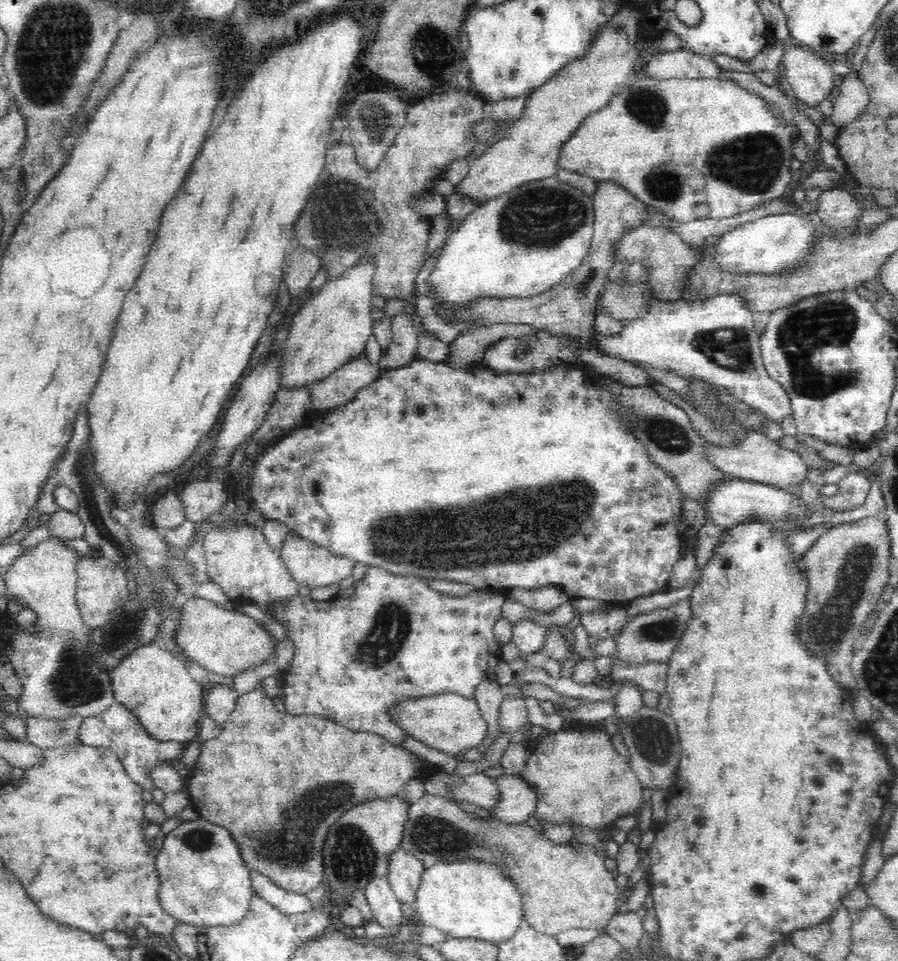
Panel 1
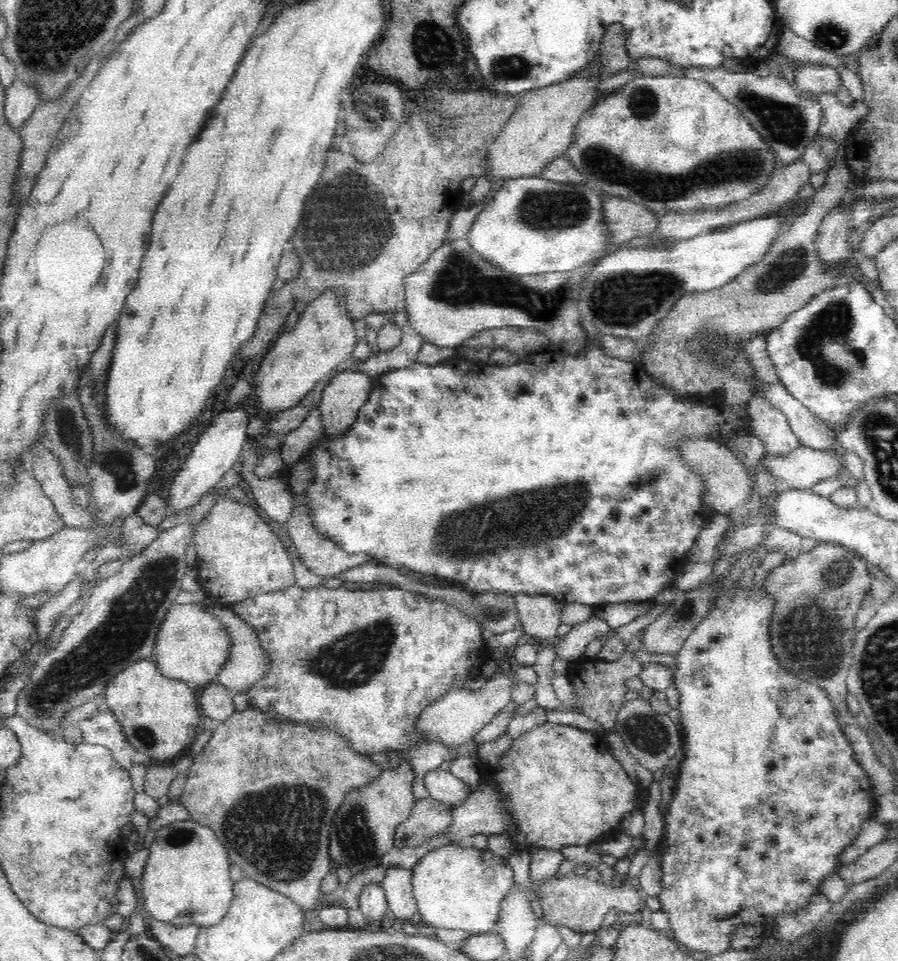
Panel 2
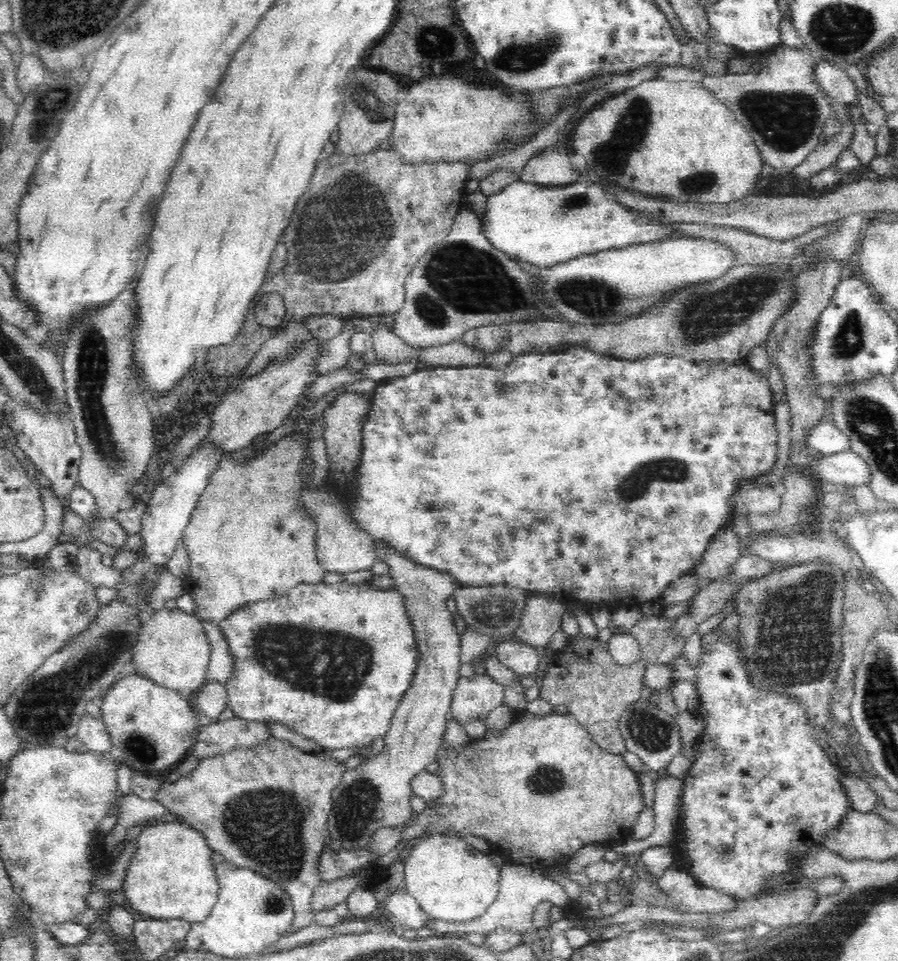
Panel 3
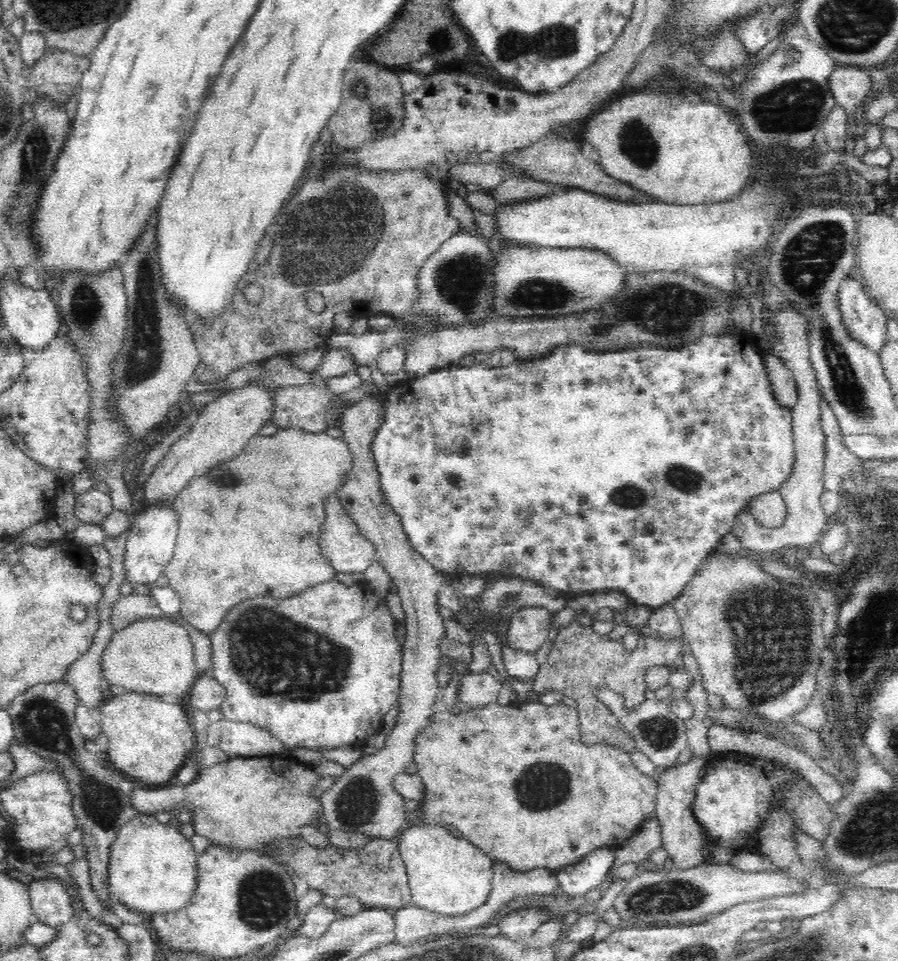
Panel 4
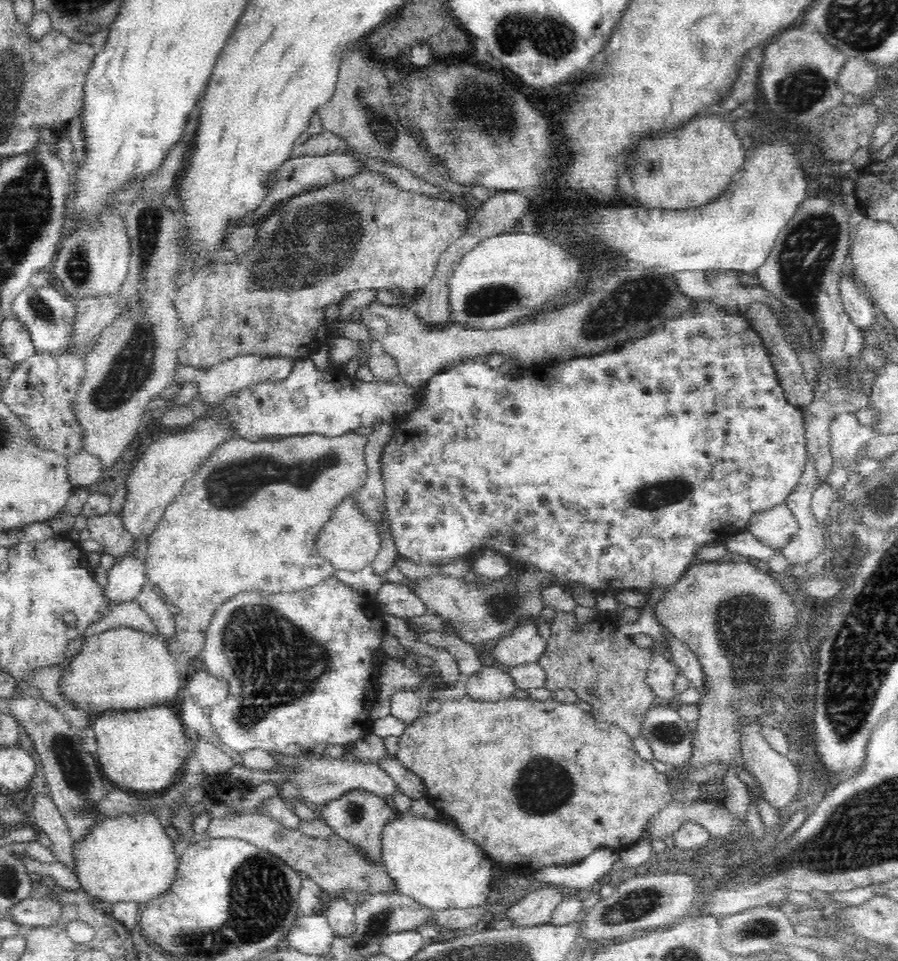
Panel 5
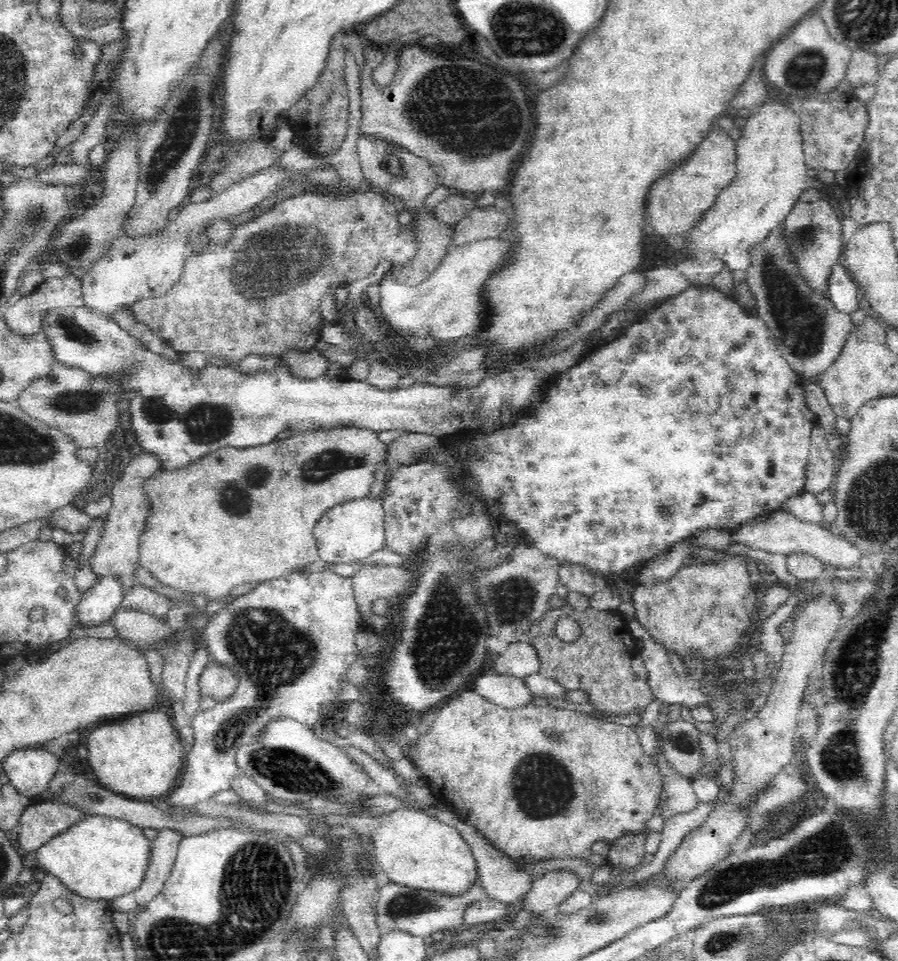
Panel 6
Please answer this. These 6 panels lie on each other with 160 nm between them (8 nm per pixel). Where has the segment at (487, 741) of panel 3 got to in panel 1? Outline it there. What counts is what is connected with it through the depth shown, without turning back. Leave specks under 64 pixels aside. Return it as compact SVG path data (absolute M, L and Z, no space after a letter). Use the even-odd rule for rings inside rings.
M561 728L557 731L549 731L543 737L529 740L528 760L526 766L520 770L520 777L532 788L536 797L534 818L540 825L565 826L570 830L576 830L584 826L588 830L600 830L600 828L614 825L618 818L637 814L643 804L643 786L638 775L631 768L630 763L621 756L612 745L610 736L596 728L592 732L588 730L578 731L578 728Z

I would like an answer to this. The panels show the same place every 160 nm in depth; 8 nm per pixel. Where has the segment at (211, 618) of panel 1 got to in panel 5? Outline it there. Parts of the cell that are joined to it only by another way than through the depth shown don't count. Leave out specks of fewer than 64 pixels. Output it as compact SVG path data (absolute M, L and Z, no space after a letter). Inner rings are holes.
M130 628L108 630L84 640L80 652L61 671L57 688L62 697L80 711L132 711L170 704L178 696L185 676L177 669L160 635L150 637Z

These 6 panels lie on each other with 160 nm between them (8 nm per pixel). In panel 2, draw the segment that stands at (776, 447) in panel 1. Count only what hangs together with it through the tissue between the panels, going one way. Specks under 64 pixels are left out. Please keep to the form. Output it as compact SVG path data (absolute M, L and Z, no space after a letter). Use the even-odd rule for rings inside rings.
M804 445L788 456L764 454L760 463L770 467L770 471L786 480L792 489L810 490L818 482L836 478L842 472L842 458L834 450L814 450Z

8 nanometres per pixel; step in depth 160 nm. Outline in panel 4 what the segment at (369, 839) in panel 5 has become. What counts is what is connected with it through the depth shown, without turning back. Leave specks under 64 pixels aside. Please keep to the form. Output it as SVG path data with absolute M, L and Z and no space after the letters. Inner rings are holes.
M364 396L360 400L352 404L351 409L344 414L344 420L340 424L339 429L342 430L342 438L348 443L348 447L352 451L352 459L354 459L354 470L348 476L348 480L344 482L344 486L337 490L336 495L343 502L344 509L355 520L360 532L376 545L375 561L382 564L382 567L390 574L393 585L398 590L401 599L400 607L406 613L406 639L402 645L403 659L401 662L401 691L399 692L399 700L401 702L401 712L398 714L396 726L392 732L388 733L385 738L384 746L378 752L372 755L360 757L343 774L336 778L330 788L326 789L320 796L321 803L321 821L328 827L340 830L357 831L370 839L391 840L395 838L400 827L403 824L406 814L408 814L411 805L406 802L399 794L394 792L392 788L392 777L395 774L402 773L403 768L411 763L413 740L416 733L427 723L429 716L438 708L440 708L440 689L437 686L435 672L441 665L441 654L437 651L437 644L446 638L444 635L444 625L442 625L438 610L438 601L436 595L443 590L447 582L446 574L438 572L428 562L424 561L424 557L412 548L406 533L404 532L400 516L395 512L394 507L388 503L388 498L380 481L380 471L376 465L372 444L376 440L376 434L380 430L380 426L384 424L384 402L380 398L374 396Z

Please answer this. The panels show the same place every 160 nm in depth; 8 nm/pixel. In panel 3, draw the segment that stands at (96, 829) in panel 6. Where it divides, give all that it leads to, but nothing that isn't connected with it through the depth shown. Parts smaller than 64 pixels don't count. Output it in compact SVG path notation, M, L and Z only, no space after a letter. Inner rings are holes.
M184 822L145 823L122 884L128 904L152 919L204 920L217 899L213 853L204 837Z

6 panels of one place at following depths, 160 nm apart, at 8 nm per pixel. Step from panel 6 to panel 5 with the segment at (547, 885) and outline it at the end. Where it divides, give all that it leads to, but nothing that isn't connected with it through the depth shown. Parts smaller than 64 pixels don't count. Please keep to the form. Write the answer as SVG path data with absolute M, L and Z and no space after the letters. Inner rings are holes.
M551 885L533 887L518 895L518 899L506 912L514 926L531 927L551 922L554 909L562 902L564 894Z

